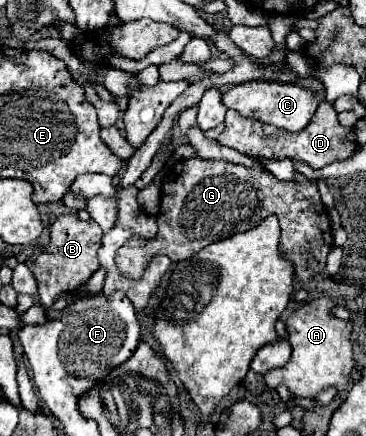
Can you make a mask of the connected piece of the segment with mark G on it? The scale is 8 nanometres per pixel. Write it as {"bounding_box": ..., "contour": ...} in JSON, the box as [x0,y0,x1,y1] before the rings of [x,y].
{"bounding_box":[115,157,333,283],"contour":[[[193,157],[177,161],[163,179],[157,237],[153,241],[131,239],[131,243],[119,251],[115,261],[127,271],[127,275],[139,279],[143,267],[147,267],[147,259],[153,255],[167,255],[171,261],[191,259],[205,245],[243,233],[269,215],[277,215],[281,221],[279,251],[291,259],[289,263],[295,267],[295,279],[299,283],[309,283],[325,269],[327,255],[333,247],[331,221],[319,199],[317,181],[307,179],[301,173],[295,173],[293,181],[279,181],[261,165],[243,167],[217,159]]]}

